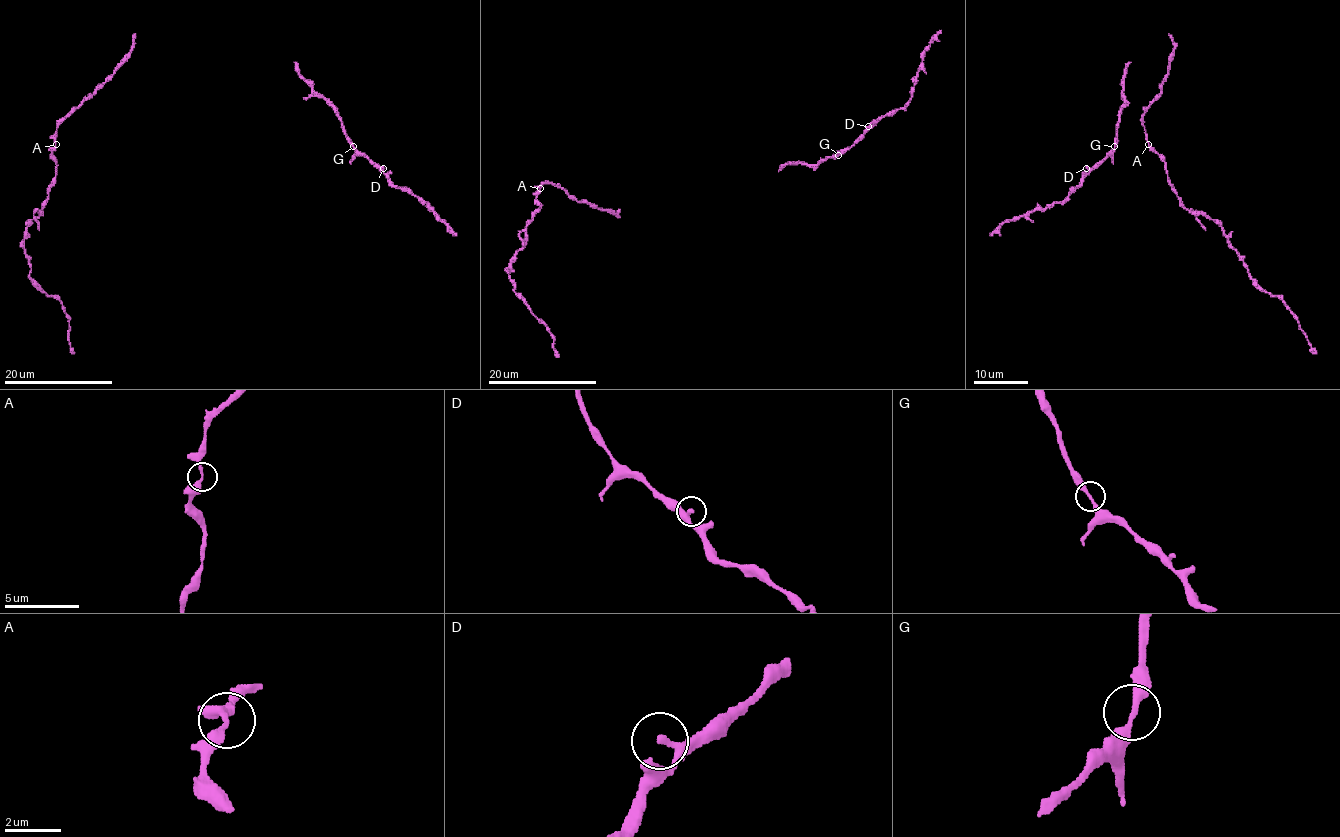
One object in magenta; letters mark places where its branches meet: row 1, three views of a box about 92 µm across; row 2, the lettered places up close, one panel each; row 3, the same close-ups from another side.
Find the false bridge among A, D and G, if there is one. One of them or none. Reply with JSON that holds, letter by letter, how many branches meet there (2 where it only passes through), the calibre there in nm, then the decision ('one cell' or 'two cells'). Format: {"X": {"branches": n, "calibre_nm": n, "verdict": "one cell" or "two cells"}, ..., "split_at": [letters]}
{"A": {"branches": 2, "calibre_nm": 200, "verdict": "one cell"}, "D": {"branches": 2, "calibre_nm": 240, "verdict": "one cell"}, "G": {"branches": 2, "calibre_nm": 240, "verdict": "one cell"}, "split_at": []}

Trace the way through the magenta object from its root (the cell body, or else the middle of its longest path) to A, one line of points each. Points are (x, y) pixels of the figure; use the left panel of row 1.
A: (135, 38), (130, 57), (59, 123), (55, 145)

